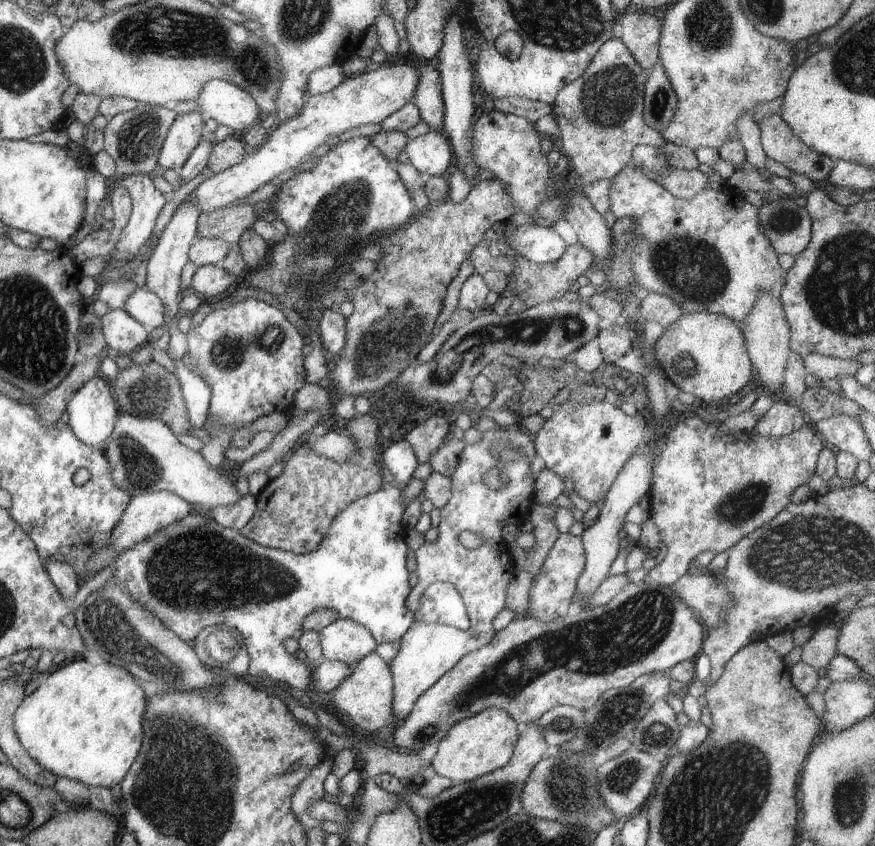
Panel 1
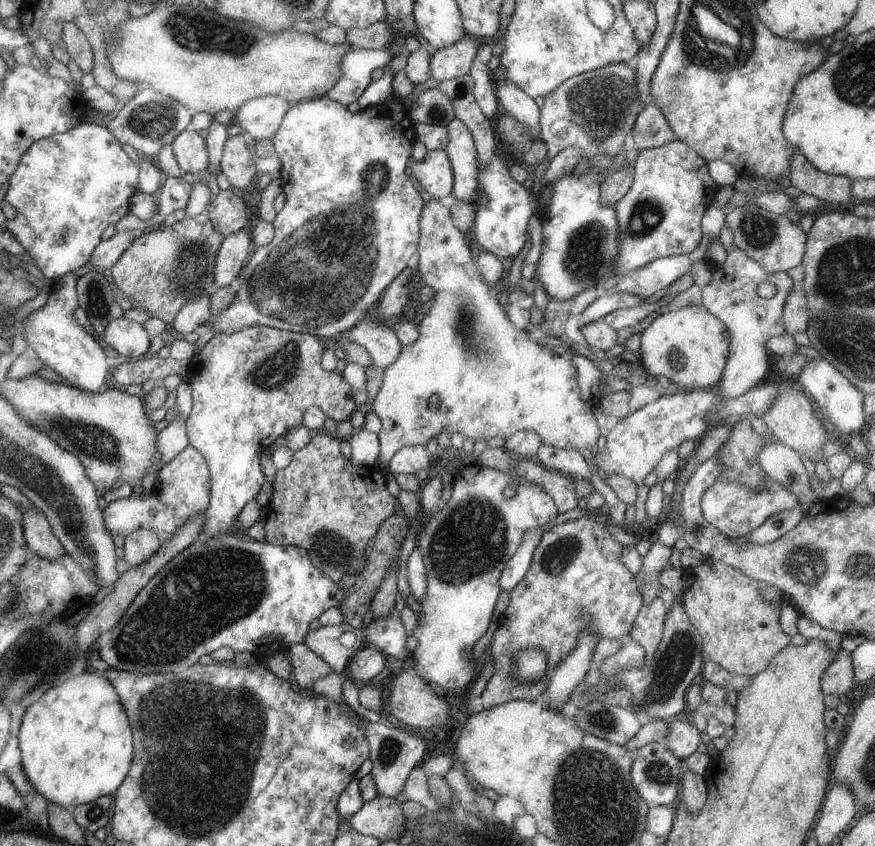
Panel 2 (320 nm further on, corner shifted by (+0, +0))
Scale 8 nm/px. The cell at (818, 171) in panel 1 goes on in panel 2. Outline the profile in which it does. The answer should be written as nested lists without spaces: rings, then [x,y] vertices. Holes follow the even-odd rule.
[[[795,150],[791,158],[793,186],[809,196],[818,198],[822,203],[850,204],[855,202],[851,194],[852,179],[843,175],[830,175],[817,170],[800,151]]]

